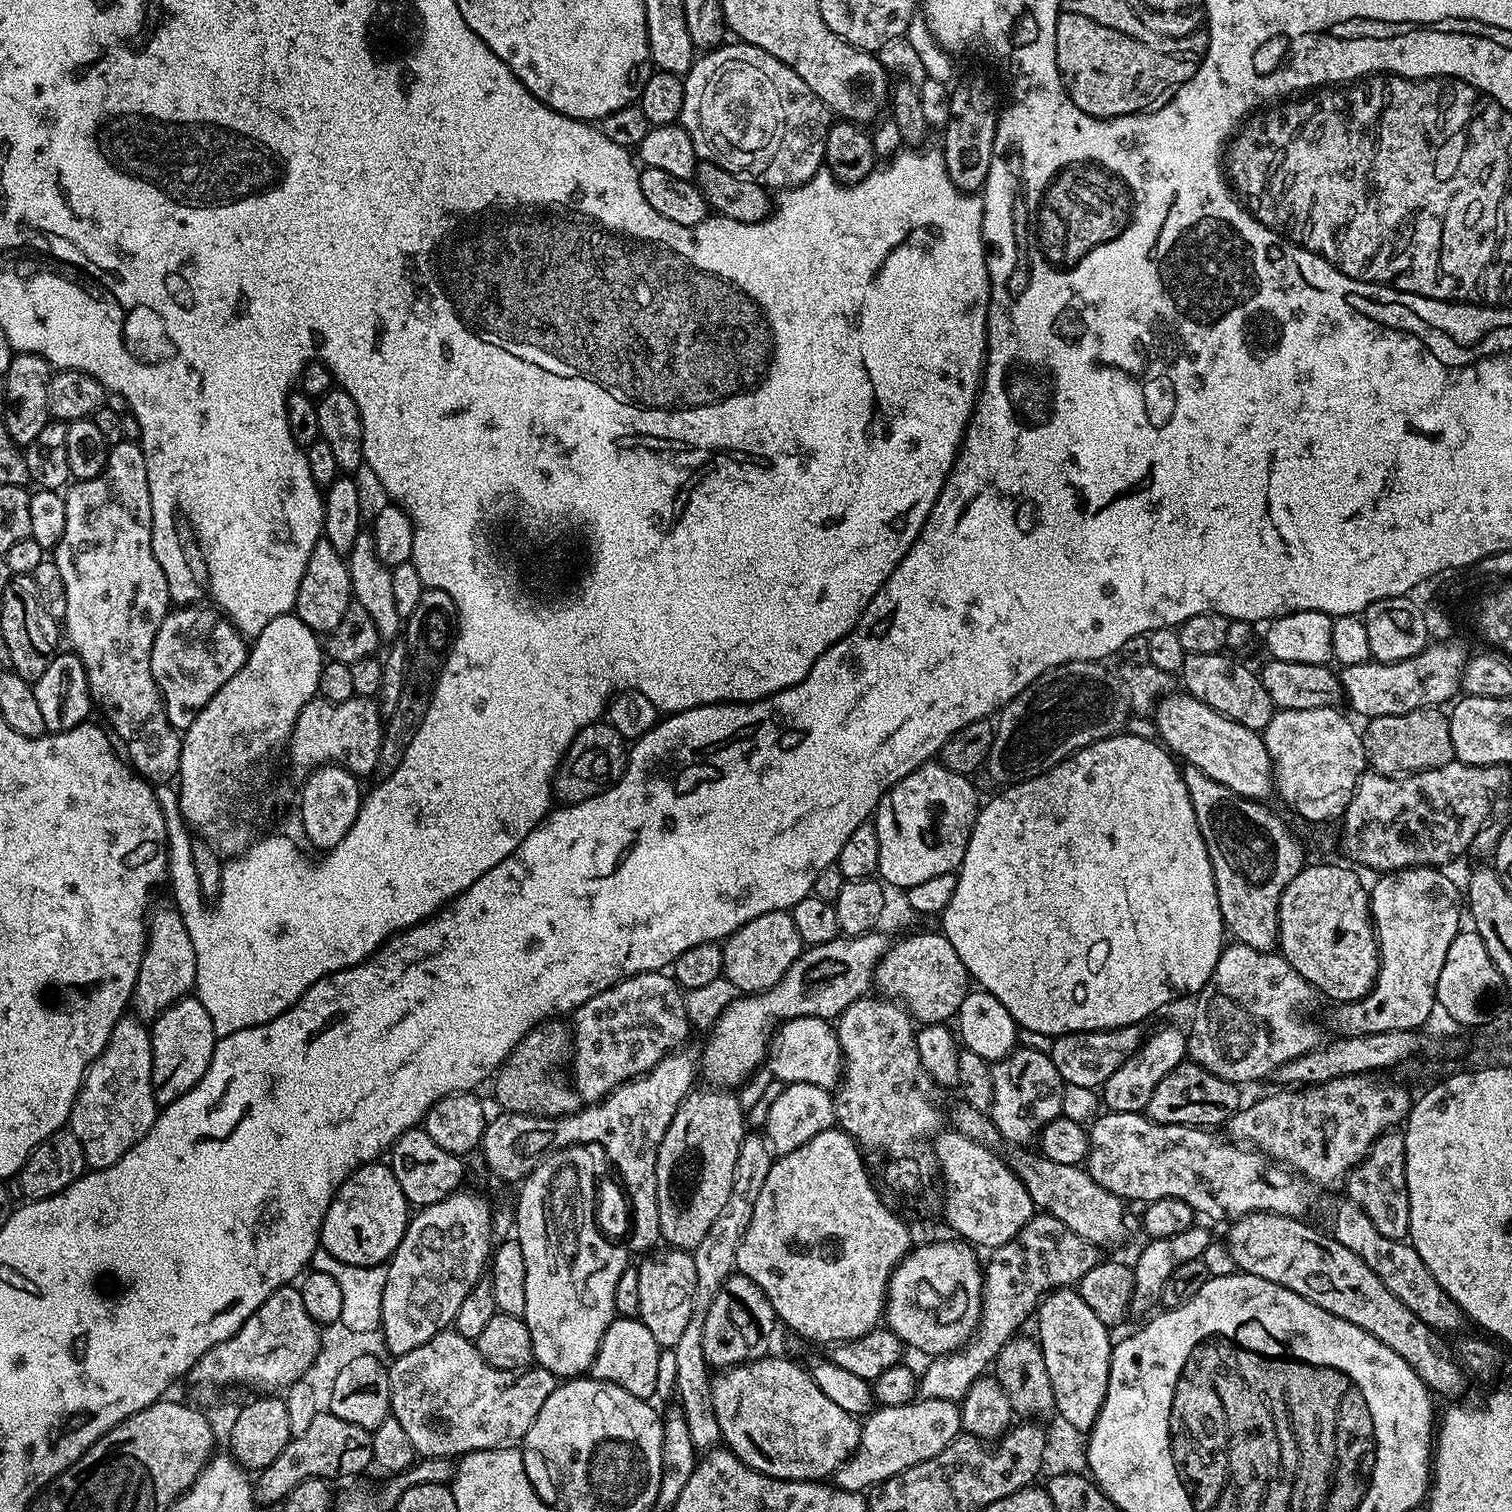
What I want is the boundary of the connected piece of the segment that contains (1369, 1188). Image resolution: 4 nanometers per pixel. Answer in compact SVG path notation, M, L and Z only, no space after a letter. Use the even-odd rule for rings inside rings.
M1400 1130L1383 1132L1372 1144L1366 1158L1348 1173L1346 1181L1347 1199L1358 1205L1374 1222L1378 1234L1386 1238L1407 1241L1410 1230L1410 1194L1406 1186L1406 1142Z

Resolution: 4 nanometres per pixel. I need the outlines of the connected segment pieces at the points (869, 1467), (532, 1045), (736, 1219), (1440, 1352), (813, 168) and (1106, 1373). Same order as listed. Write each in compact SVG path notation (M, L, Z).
M917 1398L911 1404L902 1406L880 1406L868 1412L863 1417L860 1426L860 1441L849 1460L834 1473L835 1487L847 1492L863 1493L878 1484L885 1484L888 1480L895 1480L902 1470L910 1466L918 1466L918 1462L926 1462L934 1458L934 1454L942 1454L950 1442L954 1442L961 1435L960 1409L954 1400L925 1400Z
M549 1018L543 1024L531 1028L516 1043L491 1081L492 1092L499 1106L506 1112L558 1118L579 1112L582 1107L580 1095L570 1083L566 1065L570 1060L572 1033L560 1018Z
M745 1135L742 1146L738 1150L738 1163L734 1166L734 1186L730 1186L730 1202L726 1202L726 1210L714 1218L710 1230L706 1230L706 1238L691 1249L697 1274L697 1288L692 1300L692 1312L678 1342L672 1348L674 1366L676 1368L676 1390L678 1392L679 1409L685 1418L692 1442L698 1450L710 1450L720 1441L721 1428L718 1426L717 1414L713 1406L712 1374L710 1365L702 1350L702 1333L706 1326L706 1315L709 1313L712 1299L722 1290L722 1286L733 1275L736 1267L738 1246L750 1226L750 1218L754 1218L754 1202L758 1202L758 1194L762 1194L762 1186L766 1183L766 1174L770 1174L774 1153L768 1147L763 1135Z
M1250 1212L1241 1220L1231 1221L1226 1243L1237 1269L1286 1286L1286 1290L1294 1290L1294 1294L1322 1306L1322 1310L1346 1318L1346 1322L1354 1322L1354 1326L1374 1334L1378 1342L1406 1358L1410 1370L1414 1370L1429 1392L1437 1397L1463 1397L1460 1395L1464 1392L1466 1372L1449 1343L1443 1341L1436 1329L1422 1322L1410 1306L1398 1302L1398 1298L1382 1286L1382 1278L1378 1278L1358 1254L1346 1250L1346 1246L1327 1231L1319 1232L1304 1223L1308 1222L1273 1212Z
M725 42L711 50L705 51L703 56L705 61L697 59L693 63L692 68L683 77L684 97L682 98L682 110L680 111L680 119L678 121L680 127L687 130L690 134L697 157L701 161L717 164L717 166L724 168L727 172L747 174L768 190L774 190L774 188L776 188L775 190L796 188L810 178L814 178L814 174L821 171L824 164L826 134L832 129L834 123L833 113L824 105L822 98L818 98L818 94L814 94L814 90L810 90L810 86L806 86L806 82L802 82L802 78L798 78L798 74L794 74L794 70L790 66L786 66L781 60L766 54L766 50L762 50L753 44Z
M1071 1287L1058 1288L1040 1301L1034 1316L1034 1324L1040 1331L1038 1343L1042 1358L1046 1358L1046 1370L1050 1373L1050 1386L1054 1386L1055 1415L1066 1418L1081 1433L1094 1426L1106 1398L1106 1386L1110 1382L1113 1337L1103 1322L1082 1302L1079 1291Z

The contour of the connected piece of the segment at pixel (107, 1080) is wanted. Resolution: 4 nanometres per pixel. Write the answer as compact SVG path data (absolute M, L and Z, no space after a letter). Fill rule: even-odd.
M125 1014L114 1026L108 1045L84 1076L84 1084L72 1107L70 1130L82 1142L82 1154L89 1169L114 1166L130 1146L134 1146L150 1130L158 1115L158 1105L152 1093L152 1037L145 1021L135 1015Z

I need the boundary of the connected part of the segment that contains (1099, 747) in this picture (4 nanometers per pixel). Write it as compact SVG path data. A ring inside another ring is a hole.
M1117 734L1105 740L1095 740L1090 746L1079 748L1079 750L1072 753L1062 762L1058 762L1050 770L1046 770L1029 780L1022 780L1005 787L1003 790L1000 790L1000 793L985 808L983 805L977 811L976 825L972 827L964 861L960 863L958 869L954 898L950 898L950 906L946 906L946 910L939 917L938 923L941 924L939 927L942 929L942 934L948 939L950 946L954 946L958 958L962 958L962 966L966 966L969 977L975 983L977 980L980 983L977 985L983 991L994 994L994 998L998 998L998 1002L1002 1002L1002 1006L1006 1006L1006 1010L1012 1015L1012 1019L1016 1021L1023 1031L1025 1028L1028 1032L1037 1032L1040 1036L1055 1038L1057 1036L1065 1036L1071 1032L1101 1032L1107 1028L1121 1028L1131 1024L1140 1024L1144 1022L1147 1016L1154 1015L1159 1008L1166 1007L1171 1000L1178 999L1180 995L1190 995L1189 997L1191 997L1193 994L1200 993L1206 986L1210 974L1214 974L1214 966L1218 966L1218 958L1226 947L1226 929L1224 927L1224 919L1220 913L1220 907L1218 906L1214 874L1210 866L1210 858L1206 854L1206 842L1200 833L1200 822L1194 818L1194 806L1190 802L1190 794L1186 790L1186 782L1184 781L1181 765L1177 763L1173 753L1169 752L1163 743L1157 742L1155 739L1152 739L1153 741L1147 740L1144 736L1128 735Z

